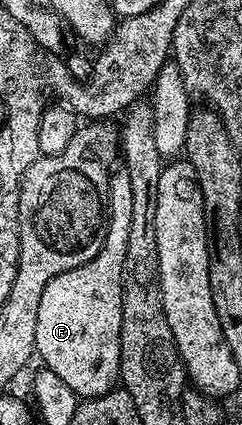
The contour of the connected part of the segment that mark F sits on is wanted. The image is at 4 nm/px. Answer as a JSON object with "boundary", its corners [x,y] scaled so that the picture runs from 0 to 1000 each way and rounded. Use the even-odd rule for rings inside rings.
{"boundary":[[[475,400],[459,407],[459,452],[442,461],[450,482],[450,506],[442,511],[442,548],[434,551],[434,569],[417,579],[417,588],[401,588],[401,598],[384,607],[368,607],[368,616],[351,616],[351,626],[318,626],[302,635],[269,635],[269,645],[236,645],[236,654],[219,654],[219,664],[202,664],[202,673],[186,673],[182,687],[169,692],[169,720],[153,720],[153,786],[145,788],[145,826],[157,845],[178,845],[174,854],[202,871],[219,871],[219,880],[236,880],[236,889],[252,889],[252,899],[269,899],[269,908],[285,908],[285,918],[302,918],[335,936],[372,936],[380,932],[413,932],[459,920],[479,911],[492,894],[492,835],[500,833],[500,720],[508,718],[508,628],[517,626],[517,588],[533,579],[533,522],[541,520],[541,496],[550,494],[550,428],[533,428],[533,409],[521,400]]]}

